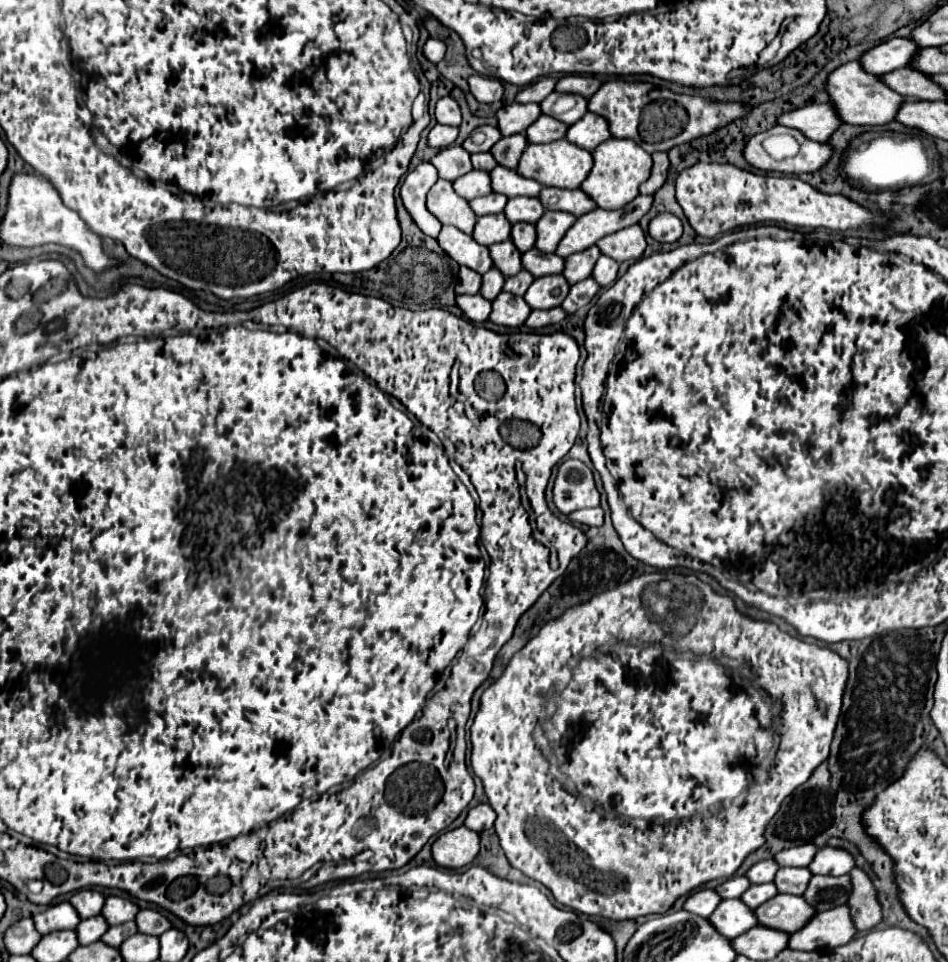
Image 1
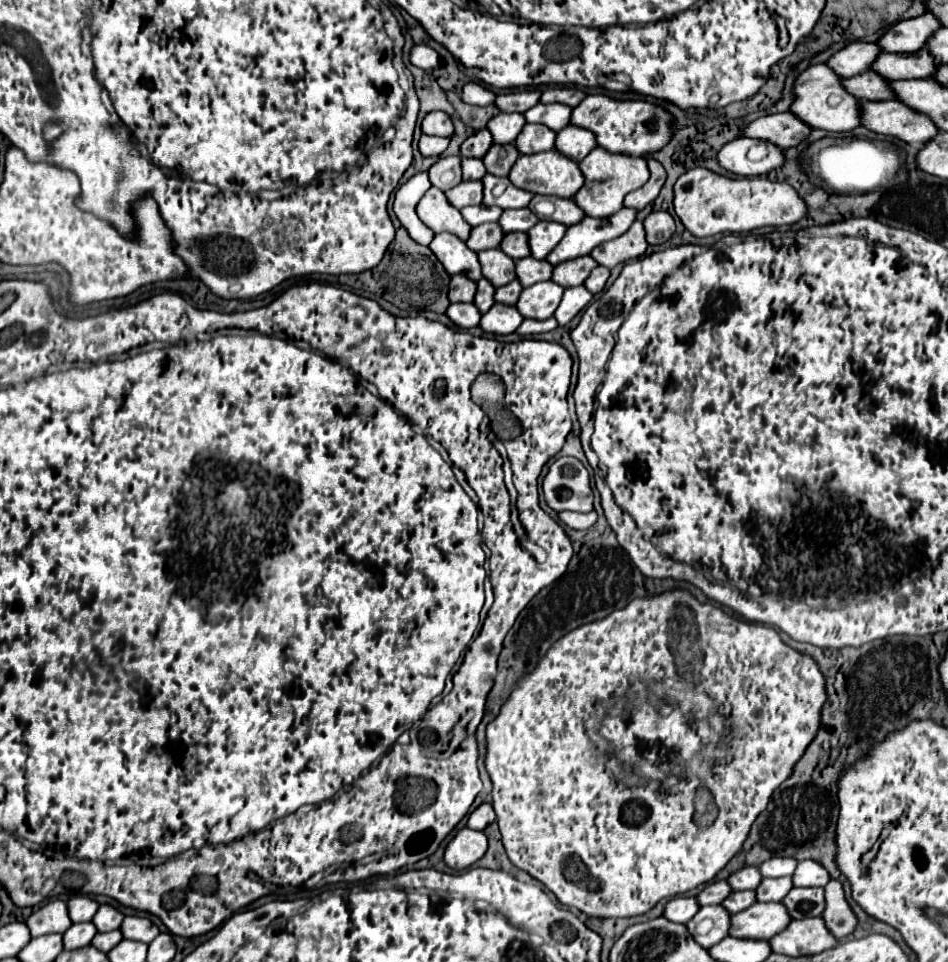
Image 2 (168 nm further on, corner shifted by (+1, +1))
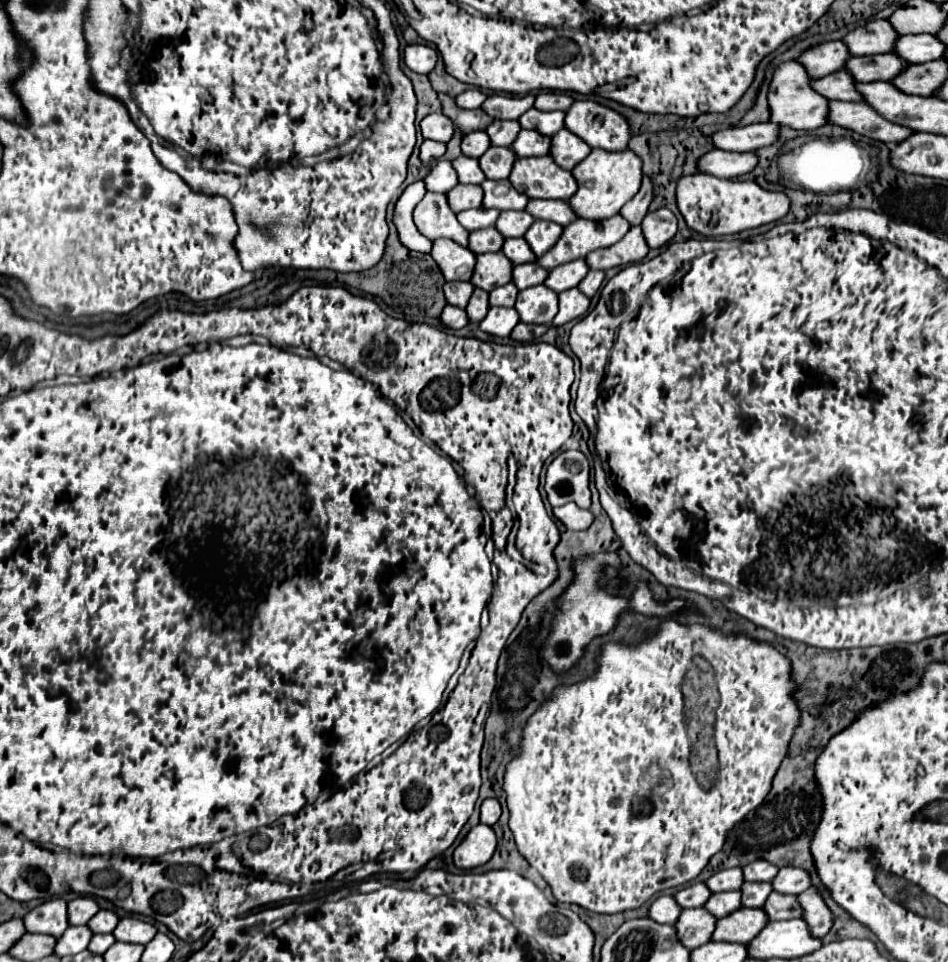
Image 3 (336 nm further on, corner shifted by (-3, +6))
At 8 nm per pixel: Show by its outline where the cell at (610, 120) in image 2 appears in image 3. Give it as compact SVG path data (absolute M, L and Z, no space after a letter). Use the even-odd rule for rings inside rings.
M575 101L565 117L565 127L585 139L591 147L605 151L625 151L631 139L629 121L597 101Z

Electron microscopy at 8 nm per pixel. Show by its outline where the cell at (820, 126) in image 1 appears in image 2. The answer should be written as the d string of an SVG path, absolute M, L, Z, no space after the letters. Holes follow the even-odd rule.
M785 112L785 114L771 114L771 116L757 118L741 132L741 136L763 140L785 150L805 140L809 132L811 128L807 124L797 120L791 112Z

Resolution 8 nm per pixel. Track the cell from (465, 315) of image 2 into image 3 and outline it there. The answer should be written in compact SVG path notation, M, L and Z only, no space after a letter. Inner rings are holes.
M445 305L443 313L441 313L441 321L449 327L449 329L461 329L469 323L467 319L467 311L455 305Z

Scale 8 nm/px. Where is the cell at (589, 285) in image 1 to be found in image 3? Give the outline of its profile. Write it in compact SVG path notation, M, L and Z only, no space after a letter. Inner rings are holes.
M577 287L567 289L559 293L559 313L553 319L553 325L565 325L573 319L579 319L587 313L589 309L589 297L581 293Z

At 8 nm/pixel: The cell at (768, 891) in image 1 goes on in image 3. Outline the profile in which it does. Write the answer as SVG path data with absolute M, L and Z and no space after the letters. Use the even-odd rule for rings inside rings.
M727 891L727 893L713 893L711 899L705 903L707 911L715 917L725 917L741 907L741 891Z

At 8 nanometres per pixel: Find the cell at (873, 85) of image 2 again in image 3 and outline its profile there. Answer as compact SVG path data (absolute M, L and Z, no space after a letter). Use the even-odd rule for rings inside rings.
M843 69L815 81L815 89L827 99L841 99L841 101L863 101L863 95L857 91L857 81L853 75Z

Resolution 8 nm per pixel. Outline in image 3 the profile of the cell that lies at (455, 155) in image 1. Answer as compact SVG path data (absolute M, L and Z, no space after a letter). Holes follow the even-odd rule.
M439 159L435 163L435 167L431 169L431 173L425 177L425 185L429 191L437 191L437 193L447 193L451 191L455 185L459 183L457 173L451 165L451 161Z

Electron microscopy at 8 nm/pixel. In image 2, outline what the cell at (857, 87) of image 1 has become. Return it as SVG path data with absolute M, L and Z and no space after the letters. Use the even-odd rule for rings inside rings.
M825 64L809 66L807 70L803 70L795 78L793 94L795 100L789 112L799 116L813 130L819 128L827 132L849 132L859 126L859 102L849 92L845 92L845 88L841 86L841 78L835 76L835 72L831 72L831 68L827 68Z

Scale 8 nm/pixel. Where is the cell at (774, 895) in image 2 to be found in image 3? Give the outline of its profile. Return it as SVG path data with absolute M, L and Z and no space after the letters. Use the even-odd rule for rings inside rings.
M747 881L747 883L743 883L741 891L743 891L745 907L763 907L767 897L773 893L773 885L761 883L761 881Z

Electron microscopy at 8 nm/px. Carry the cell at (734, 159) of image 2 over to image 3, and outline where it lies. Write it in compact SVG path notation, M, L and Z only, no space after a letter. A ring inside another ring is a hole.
M713 149L707 155L703 155L703 159L699 159L699 169L715 177L741 177L753 171L757 163L759 157L753 151L737 153L737 151Z

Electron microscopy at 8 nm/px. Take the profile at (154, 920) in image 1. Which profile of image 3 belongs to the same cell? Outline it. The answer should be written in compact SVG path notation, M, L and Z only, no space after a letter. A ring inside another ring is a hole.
M123 917L113 931L117 941L141 943L141 945L147 945L155 937L155 933L157 933L157 929L151 923L145 923L135 917Z

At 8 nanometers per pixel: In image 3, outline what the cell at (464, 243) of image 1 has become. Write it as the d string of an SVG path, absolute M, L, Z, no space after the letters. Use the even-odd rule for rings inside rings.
M435 239L431 257L437 261L447 281L469 281L475 269L475 253L451 239Z

